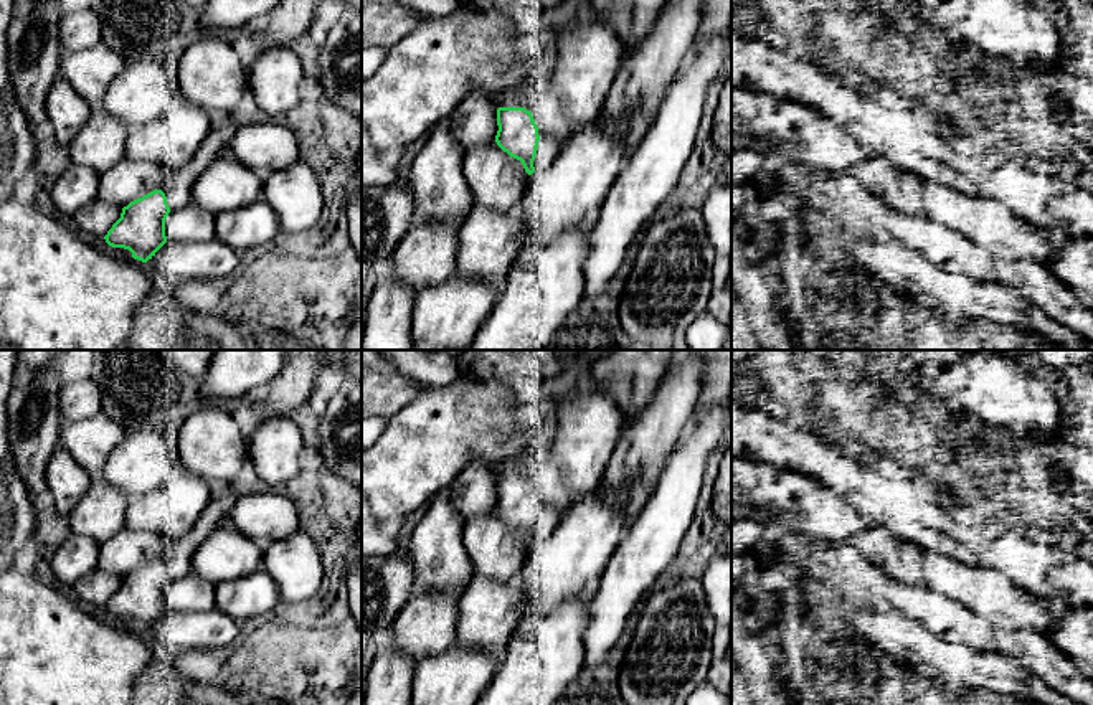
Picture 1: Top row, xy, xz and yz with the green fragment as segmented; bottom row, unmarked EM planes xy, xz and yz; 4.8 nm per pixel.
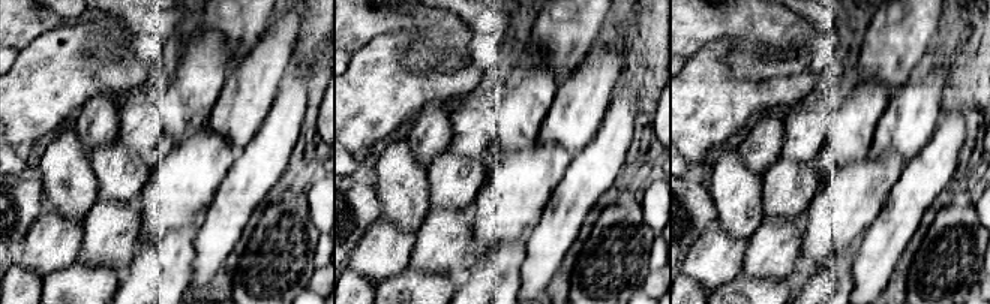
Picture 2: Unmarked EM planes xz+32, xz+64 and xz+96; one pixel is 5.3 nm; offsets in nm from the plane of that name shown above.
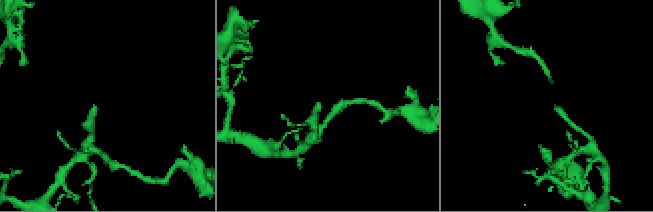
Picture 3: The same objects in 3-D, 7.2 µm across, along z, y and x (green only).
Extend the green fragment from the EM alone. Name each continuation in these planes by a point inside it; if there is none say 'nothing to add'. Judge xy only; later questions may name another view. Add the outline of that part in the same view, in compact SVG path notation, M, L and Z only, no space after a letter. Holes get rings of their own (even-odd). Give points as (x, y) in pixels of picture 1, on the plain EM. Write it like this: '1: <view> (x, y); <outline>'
1: xy (177, 555); M228 489L221 492L215 490L190 532L178 540L167 542L162 560L170 580L178 580L192 573L192 560L196 548L213 530L226 525L234 502L236 497Z

